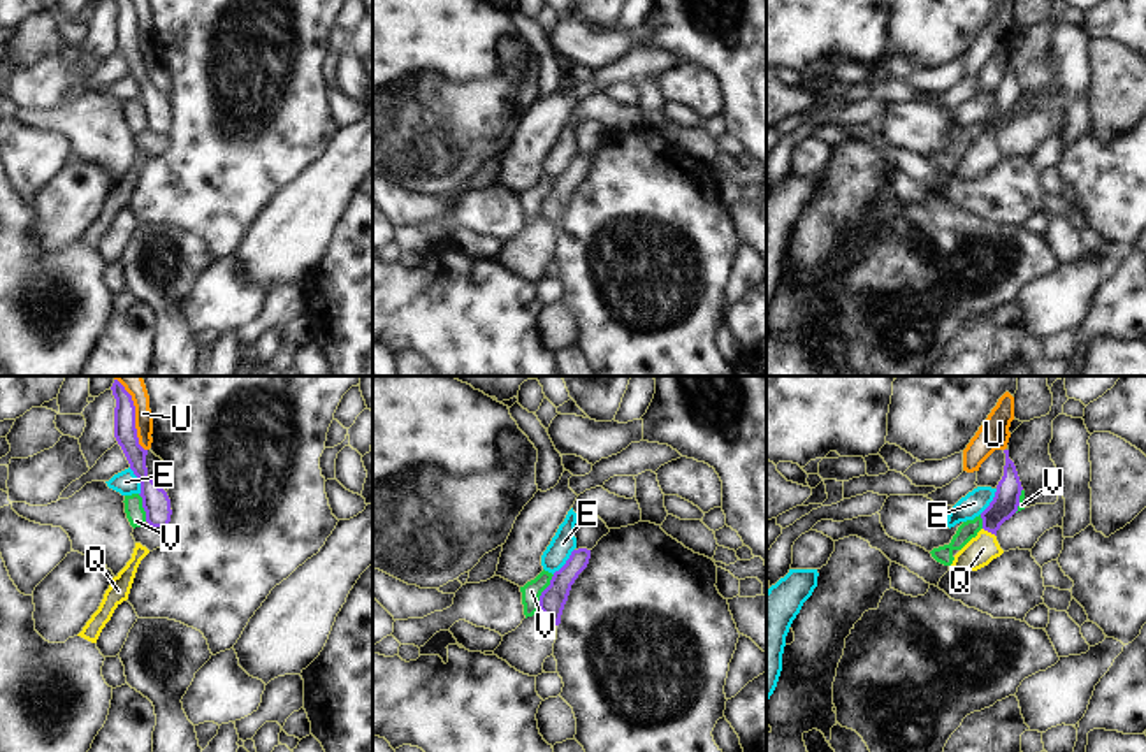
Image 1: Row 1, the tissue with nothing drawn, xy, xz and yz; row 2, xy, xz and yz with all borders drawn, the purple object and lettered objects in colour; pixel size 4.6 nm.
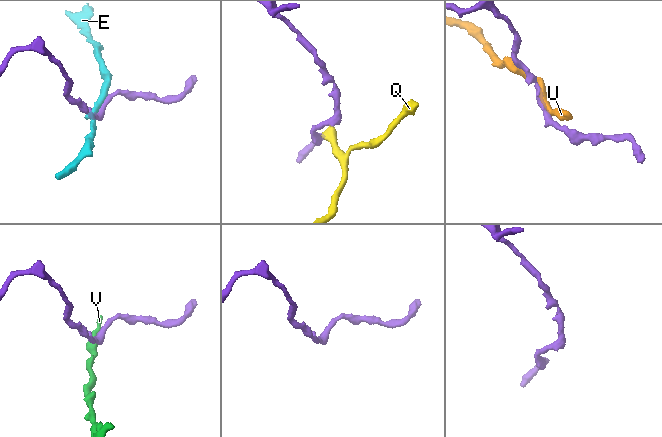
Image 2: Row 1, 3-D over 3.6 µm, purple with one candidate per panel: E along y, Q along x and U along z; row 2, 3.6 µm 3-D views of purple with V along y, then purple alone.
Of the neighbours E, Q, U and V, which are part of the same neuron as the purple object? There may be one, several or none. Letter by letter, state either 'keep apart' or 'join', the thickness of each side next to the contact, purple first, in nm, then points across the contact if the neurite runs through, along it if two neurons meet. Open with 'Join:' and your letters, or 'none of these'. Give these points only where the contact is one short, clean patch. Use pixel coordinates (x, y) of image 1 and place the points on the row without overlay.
Join: Q
E: keep apart; calibres 130 and 110 nm
Q: join; calibres 120 and 140 nm; way yz (1006, 108), (992, 125), (990, 137), (983, 155)
U: keep apart; calibres 110 and 80 nm; border xy (129, 0), (134, 11), (136, 43), (146, 57)
V: keep apart; calibres 120 and 90 nm; border xz (554, 181), (540, 202), (538, 215)

